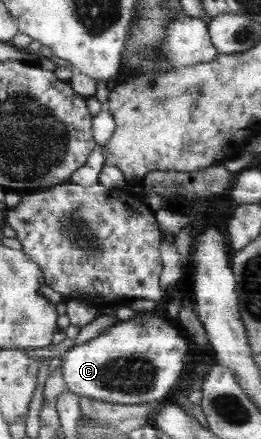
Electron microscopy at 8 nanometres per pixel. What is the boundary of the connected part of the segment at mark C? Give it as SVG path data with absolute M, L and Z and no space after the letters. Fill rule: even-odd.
M150 311L135 313L132 319L116 322L97 338L71 347L63 355L62 369L69 392L89 396L95 400L115 404L141 404L165 400L175 390L183 370L187 370L192 359L193 346L182 327L172 324L170 318L159 318Z

